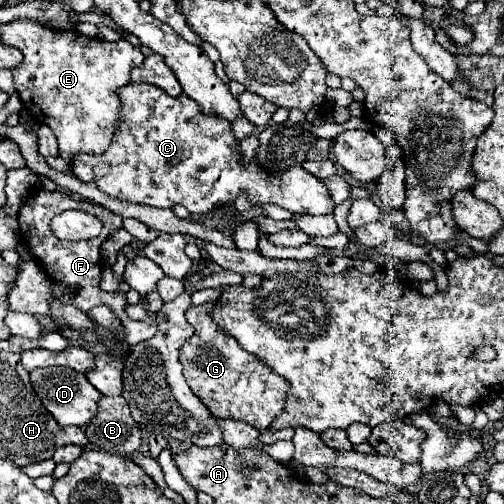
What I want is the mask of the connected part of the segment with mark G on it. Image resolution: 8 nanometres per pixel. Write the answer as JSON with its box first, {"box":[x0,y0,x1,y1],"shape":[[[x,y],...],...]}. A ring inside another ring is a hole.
{"box":[181,303,289,429],"shape":[[[213,303],[189,307],[185,311],[187,321],[195,327],[195,333],[191,339],[185,341],[181,347],[181,365],[183,365],[183,377],[187,379],[187,385],[191,391],[205,401],[205,405],[211,409],[217,417],[233,417],[237,421],[245,421],[253,425],[255,429],[267,429],[275,417],[283,413],[285,397],[289,393],[289,383],[281,381],[269,367],[265,367],[257,357],[251,353],[245,353],[241,345],[233,341],[211,317]]]}

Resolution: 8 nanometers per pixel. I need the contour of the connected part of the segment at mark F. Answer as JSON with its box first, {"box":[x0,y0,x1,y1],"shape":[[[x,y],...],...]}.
{"box":[19,191,157,345],"shape":[[[33,191],[33,195],[23,203],[21,211],[19,211],[19,229],[21,229],[21,235],[27,239],[33,255],[39,259],[39,263],[45,265],[45,271],[51,275],[53,281],[61,281],[65,283],[67,287],[73,287],[75,293],[71,295],[65,295],[61,301],[65,303],[71,303],[83,311],[91,309],[91,307],[97,307],[97,305],[107,305],[113,315],[123,323],[123,327],[127,329],[127,335],[125,335],[125,343],[127,345],[137,345],[145,339],[151,339],[157,331],[157,323],[155,323],[155,317],[151,317],[151,321],[133,321],[127,317],[125,313],[125,295],[123,293],[105,293],[99,289],[99,281],[101,281],[101,267],[103,267],[103,257],[99,253],[101,249],[101,243],[115,231],[123,225],[123,217],[115,215],[115,213],[109,213],[105,211],[105,217],[103,217],[103,229],[101,233],[95,237],[95,239],[89,239],[89,241],[61,241],[53,235],[49,223],[56,214],[69,209],[79,209],[79,211],[87,211],[91,215],[97,215],[97,209],[101,207],[95,207],[95,205],[89,205],[89,203],[83,203],[79,199],[73,199],[65,193],[59,193],[59,191]]]}

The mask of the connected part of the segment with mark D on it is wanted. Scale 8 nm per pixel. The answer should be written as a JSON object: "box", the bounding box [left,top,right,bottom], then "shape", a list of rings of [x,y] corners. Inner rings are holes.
{"box":[29,367,101,427],"shape":[[[49,367],[49,369],[31,371],[29,375],[31,375],[31,385],[33,385],[37,397],[41,399],[45,409],[57,419],[59,425],[83,427],[85,421],[89,421],[93,417],[93,413],[97,411],[97,399],[101,395],[97,393],[97,389],[93,389],[93,385],[87,381],[87,377],[83,373],[77,373],[73,369]]]}

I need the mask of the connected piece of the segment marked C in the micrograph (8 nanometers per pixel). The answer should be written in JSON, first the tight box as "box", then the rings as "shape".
{"box":[71,83,333,215],"shape":[[[129,83],[123,89],[117,89],[115,93],[121,101],[121,119],[115,125],[113,141],[99,155],[77,153],[73,157],[71,171],[79,181],[83,183],[93,181],[93,167],[97,163],[109,163],[113,165],[113,171],[101,177],[97,181],[97,187],[109,197],[115,197],[125,203],[139,203],[139,205],[159,207],[159,209],[169,209],[175,203],[179,203],[193,215],[207,215],[217,207],[233,205],[235,199],[241,193],[245,193],[251,205],[273,203],[293,213],[307,213],[307,215],[325,215],[333,211],[333,199],[329,197],[325,185],[321,185],[321,181],[313,177],[309,171],[305,171],[301,165],[293,165],[281,173],[269,173],[255,161],[245,165],[239,149],[239,141],[231,131],[231,123],[225,121],[225,117],[205,115],[191,97],[185,97],[185,93],[171,97],[163,89],[145,83]]]}

